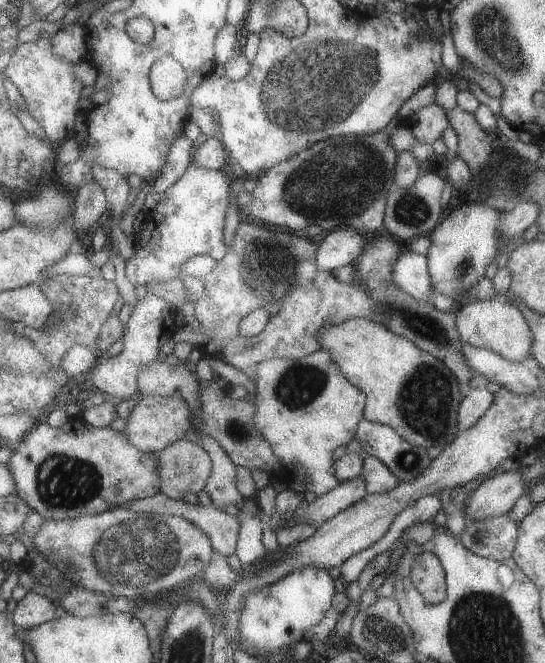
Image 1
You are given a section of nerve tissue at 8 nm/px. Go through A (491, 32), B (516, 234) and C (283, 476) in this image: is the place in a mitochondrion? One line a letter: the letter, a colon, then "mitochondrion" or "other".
A: mitochondrion
B: other
C: other

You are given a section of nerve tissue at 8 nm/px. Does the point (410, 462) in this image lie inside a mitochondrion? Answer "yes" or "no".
yes

